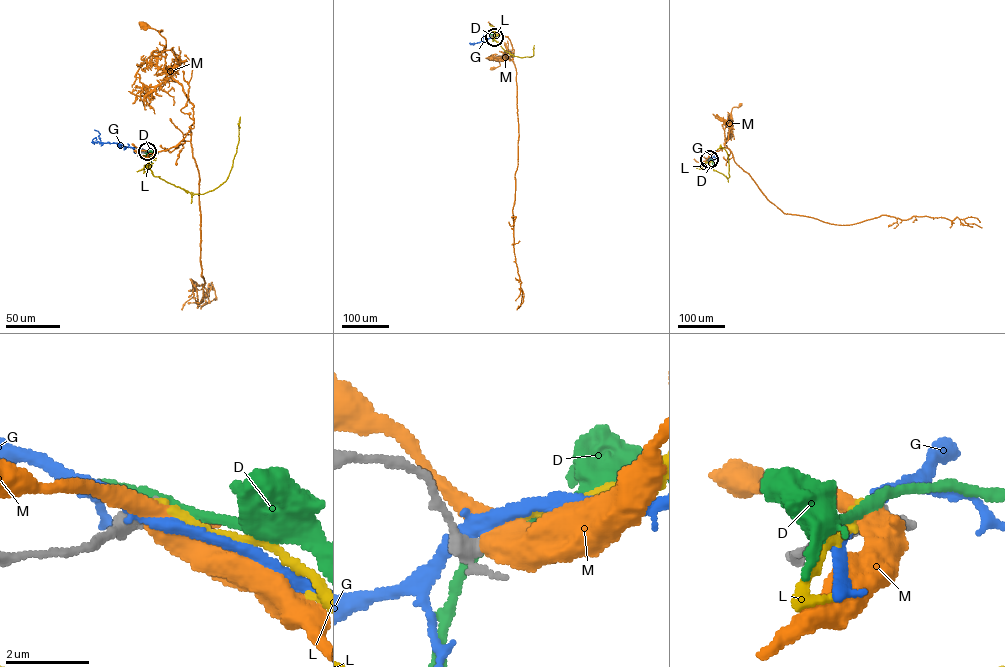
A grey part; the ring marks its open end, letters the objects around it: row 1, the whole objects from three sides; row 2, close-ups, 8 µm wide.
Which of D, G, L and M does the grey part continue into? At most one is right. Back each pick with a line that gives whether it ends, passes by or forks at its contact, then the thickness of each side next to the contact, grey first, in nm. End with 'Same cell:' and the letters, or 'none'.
L: it ends; calibres 280 and 130 nm
Same cell: L

